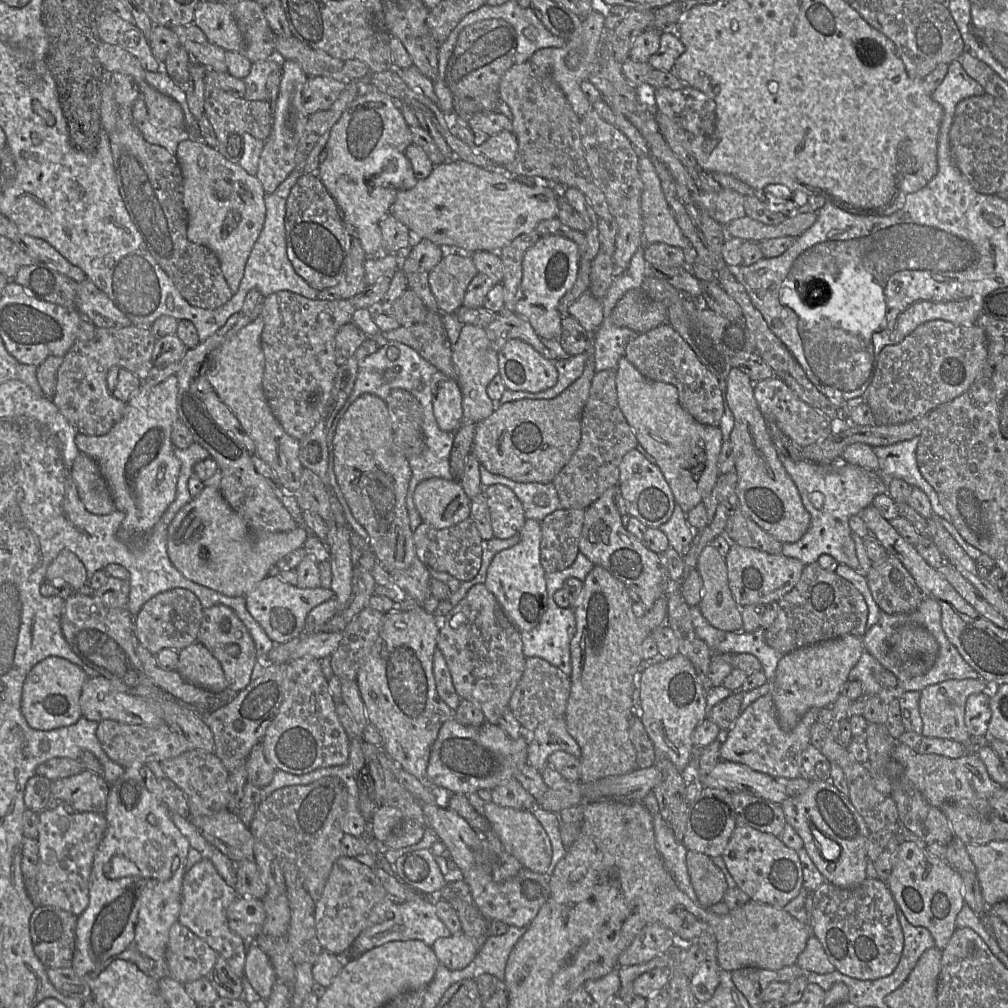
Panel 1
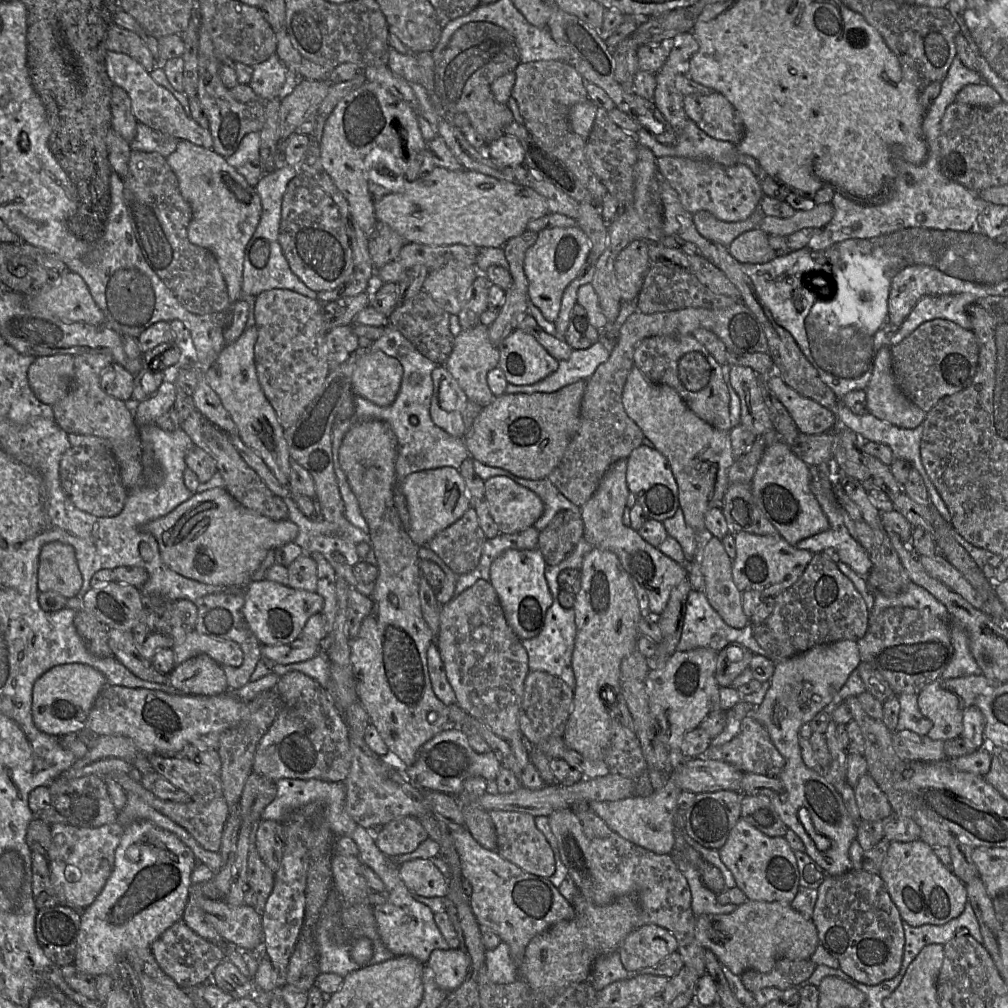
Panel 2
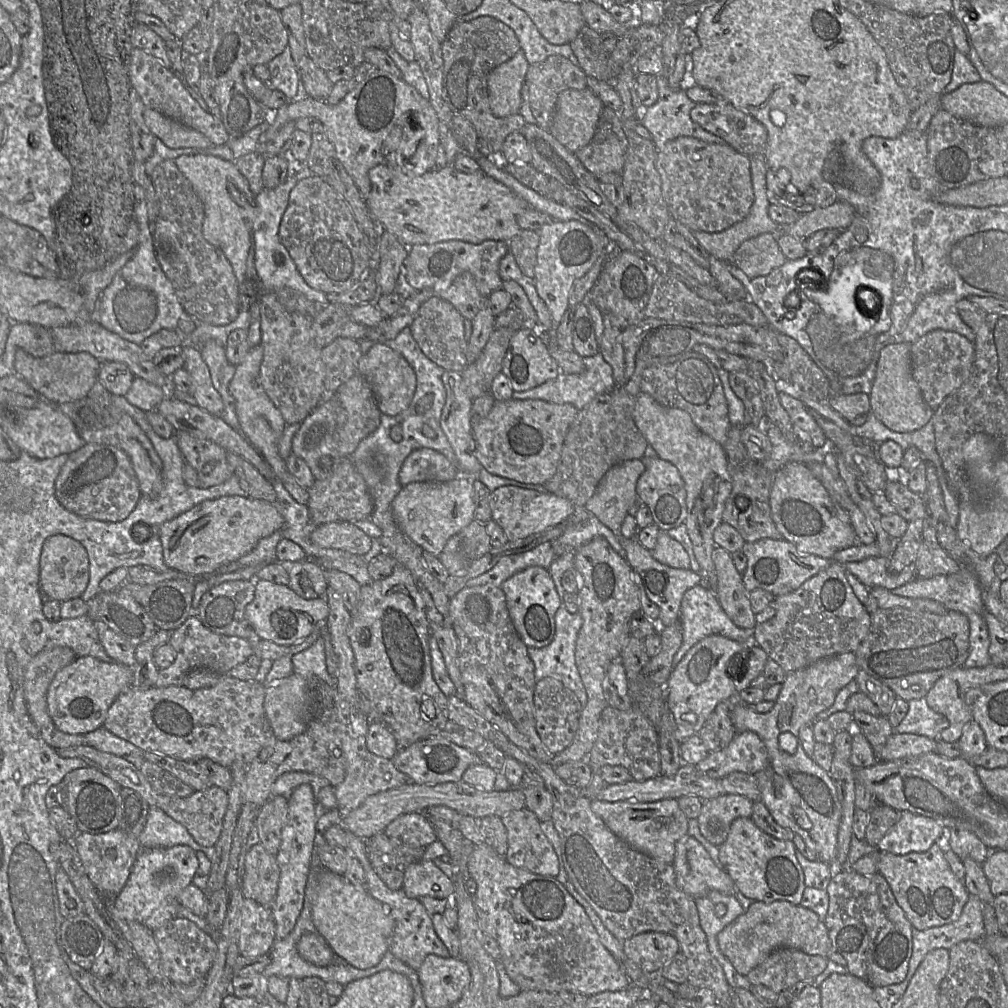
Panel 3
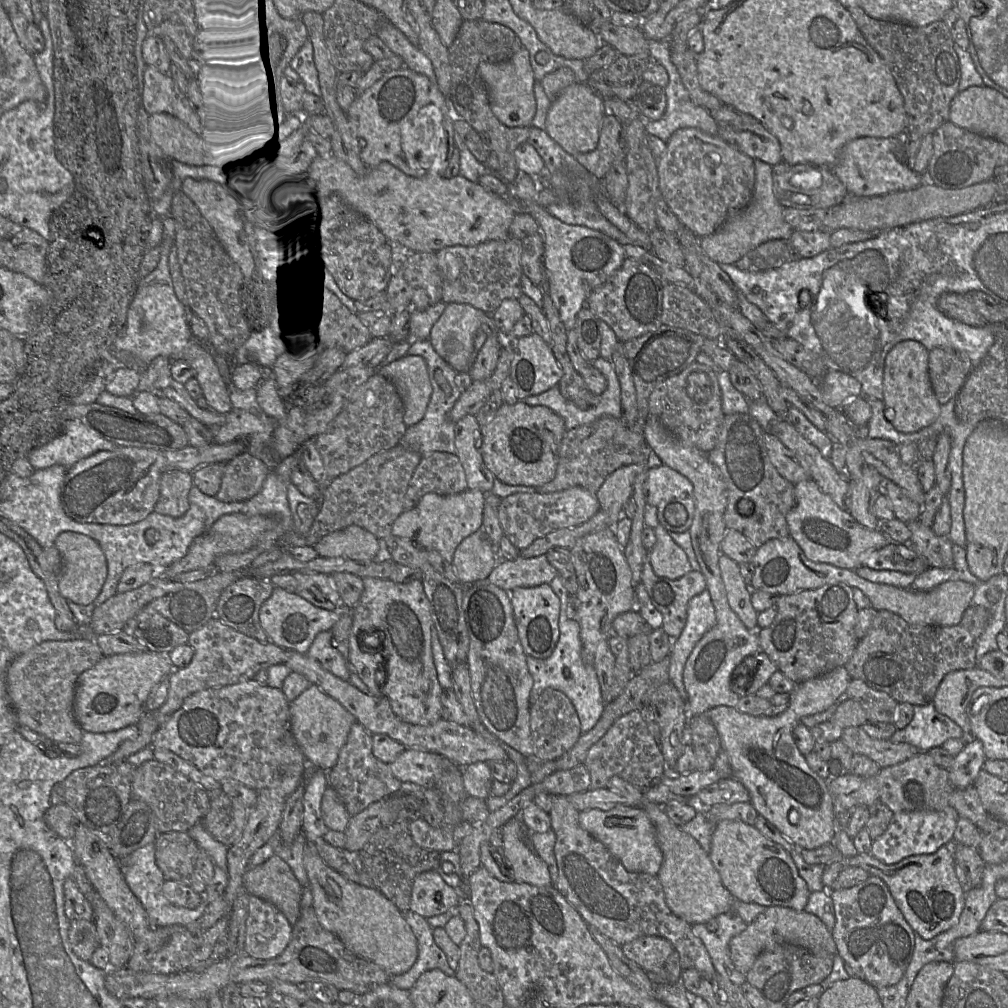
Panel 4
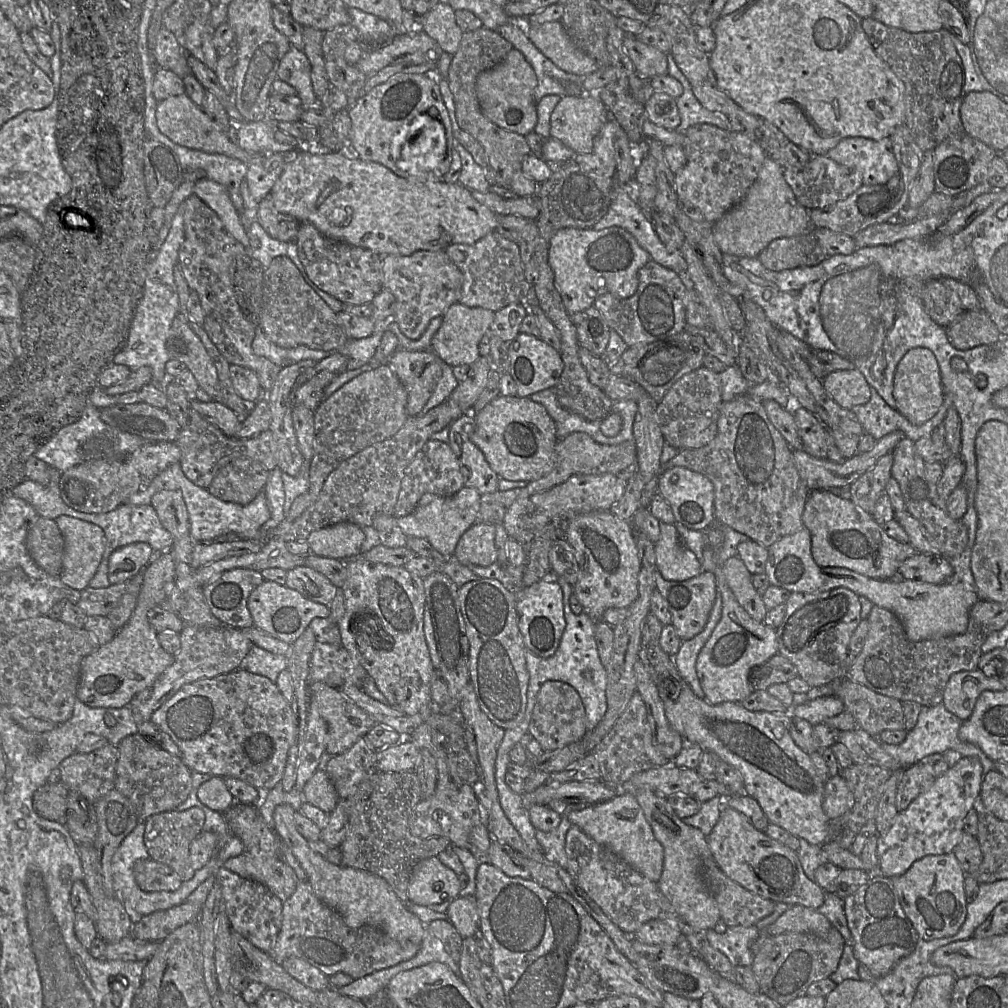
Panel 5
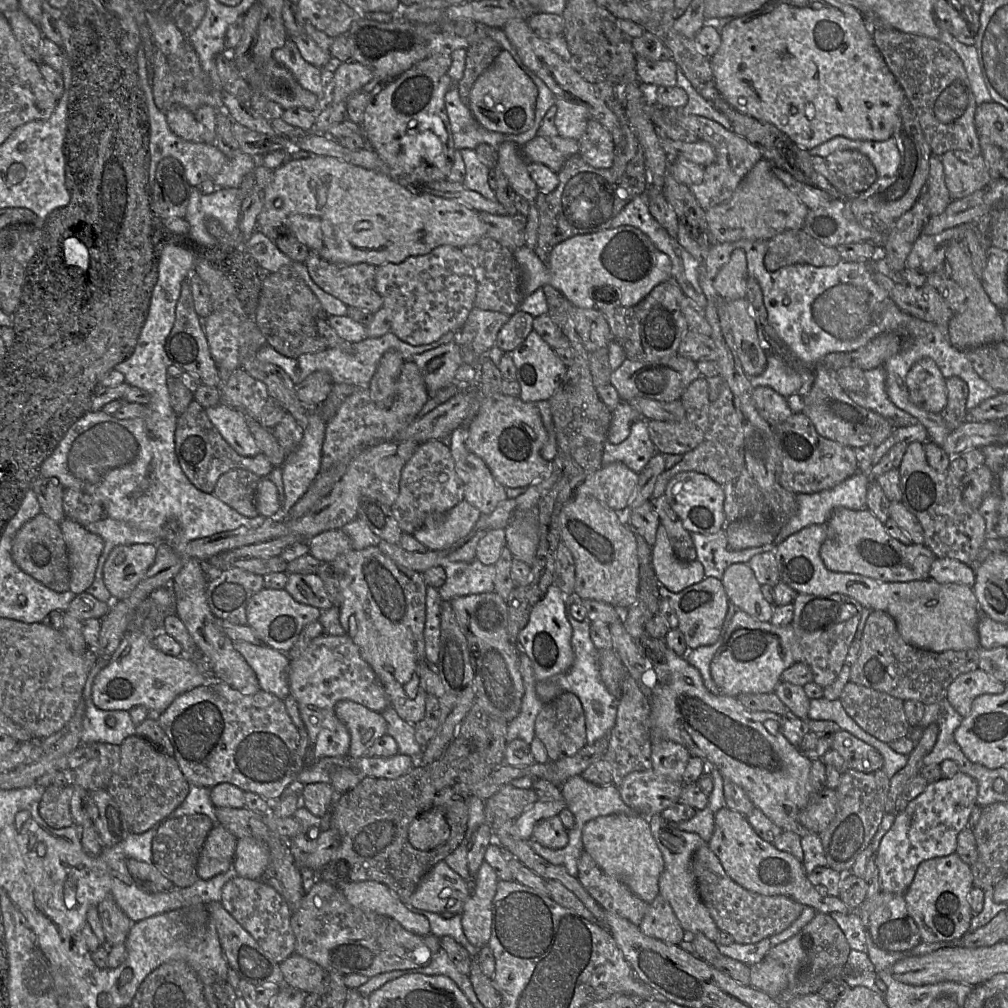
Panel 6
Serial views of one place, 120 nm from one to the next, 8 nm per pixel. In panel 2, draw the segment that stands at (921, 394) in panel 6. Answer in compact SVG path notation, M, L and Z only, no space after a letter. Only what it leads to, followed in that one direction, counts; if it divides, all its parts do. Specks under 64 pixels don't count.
M882 347L875 358L872 378L865 389L866 404L880 420L913 429L923 423L927 413L911 402L898 388L891 360L891 349Z

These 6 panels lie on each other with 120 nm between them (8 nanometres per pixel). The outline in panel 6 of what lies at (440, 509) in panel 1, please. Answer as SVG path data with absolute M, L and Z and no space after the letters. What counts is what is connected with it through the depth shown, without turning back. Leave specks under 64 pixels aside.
M464 499L447 511L429 514L413 537L430 550L445 549L467 536L480 516L480 511Z

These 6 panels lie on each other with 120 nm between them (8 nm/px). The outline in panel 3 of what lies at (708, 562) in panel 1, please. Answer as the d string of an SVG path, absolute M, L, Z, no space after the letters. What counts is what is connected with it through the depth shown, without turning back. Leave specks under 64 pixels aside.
M717 541L714 548L717 569L716 597L733 623L744 629L754 629L756 614L753 612L749 591L737 569L734 551Z

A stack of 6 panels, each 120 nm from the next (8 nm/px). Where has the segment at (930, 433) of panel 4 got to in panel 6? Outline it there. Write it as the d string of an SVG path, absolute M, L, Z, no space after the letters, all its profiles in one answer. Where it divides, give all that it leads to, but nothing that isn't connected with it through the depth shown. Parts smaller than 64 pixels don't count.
M883 366L865 370L864 376L867 382L864 393L847 392L856 404L887 418L895 428L920 423L916 417L898 408L889 398L886 391L886 370Z

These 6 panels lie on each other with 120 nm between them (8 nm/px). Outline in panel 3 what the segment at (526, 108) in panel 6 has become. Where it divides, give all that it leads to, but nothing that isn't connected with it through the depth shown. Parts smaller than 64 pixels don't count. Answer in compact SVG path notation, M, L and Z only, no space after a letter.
M520 49L510 60L490 72L487 87L490 108L495 117L519 113L521 89L528 67L529 63Z

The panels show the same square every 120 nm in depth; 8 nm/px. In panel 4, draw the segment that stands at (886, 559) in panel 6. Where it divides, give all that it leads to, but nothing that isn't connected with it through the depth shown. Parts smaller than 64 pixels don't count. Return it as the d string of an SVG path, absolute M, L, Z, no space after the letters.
M813 480L795 484L795 504L788 513L793 536L806 557L816 563L828 563L840 568L856 570L863 564L860 555L881 549L893 541L880 529L869 529L858 523L847 509L843 509Z

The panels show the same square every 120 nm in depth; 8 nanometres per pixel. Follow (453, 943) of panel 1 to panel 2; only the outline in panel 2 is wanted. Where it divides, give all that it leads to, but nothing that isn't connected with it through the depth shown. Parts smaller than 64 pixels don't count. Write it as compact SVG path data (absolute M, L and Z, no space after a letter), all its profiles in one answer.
M460 948L433 950L427 961L438 986L452 991L462 984L470 968L470 958Z

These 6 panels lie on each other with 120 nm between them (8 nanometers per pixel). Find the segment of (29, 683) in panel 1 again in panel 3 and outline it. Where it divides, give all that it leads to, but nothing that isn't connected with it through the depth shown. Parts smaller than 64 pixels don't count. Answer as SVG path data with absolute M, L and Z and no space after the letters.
M79 657L59 670L52 680L47 692L48 712L60 731L86 735L103 727L110 706L129 686L147 686L147 681L137 680L136 673L127 666Z

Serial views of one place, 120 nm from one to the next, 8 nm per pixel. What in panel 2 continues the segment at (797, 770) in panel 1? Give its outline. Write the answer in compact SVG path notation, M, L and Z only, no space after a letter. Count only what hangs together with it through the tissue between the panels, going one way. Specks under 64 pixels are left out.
M750 715L742 720L740 731L733 739L706 756L724 761L744 773L767 777L778 777L785 765L767 729Z

